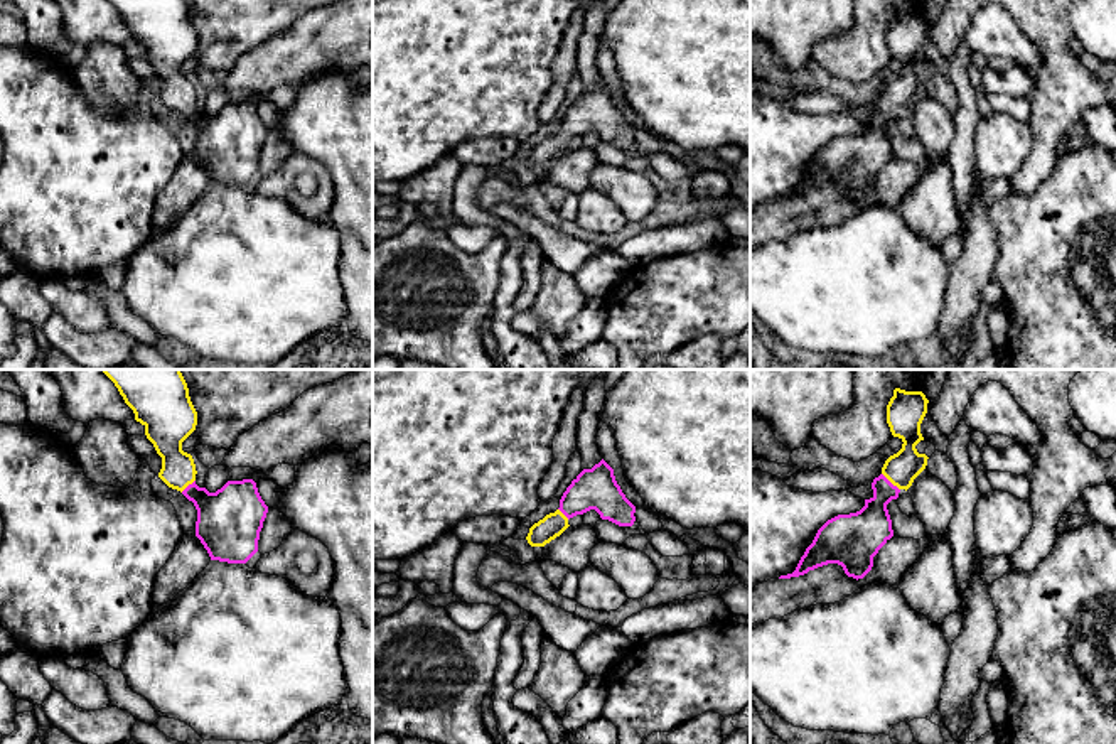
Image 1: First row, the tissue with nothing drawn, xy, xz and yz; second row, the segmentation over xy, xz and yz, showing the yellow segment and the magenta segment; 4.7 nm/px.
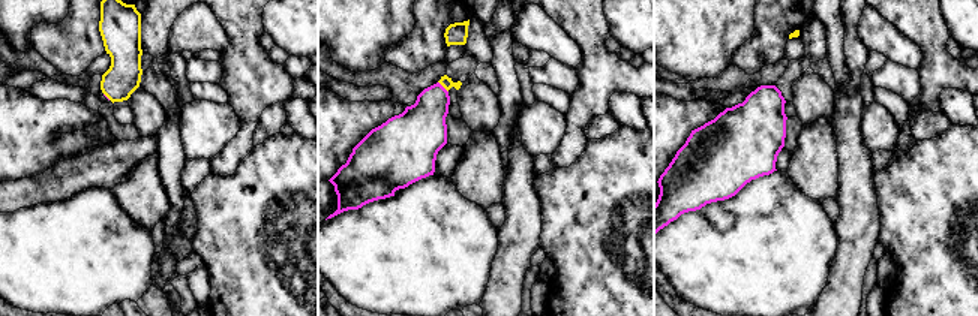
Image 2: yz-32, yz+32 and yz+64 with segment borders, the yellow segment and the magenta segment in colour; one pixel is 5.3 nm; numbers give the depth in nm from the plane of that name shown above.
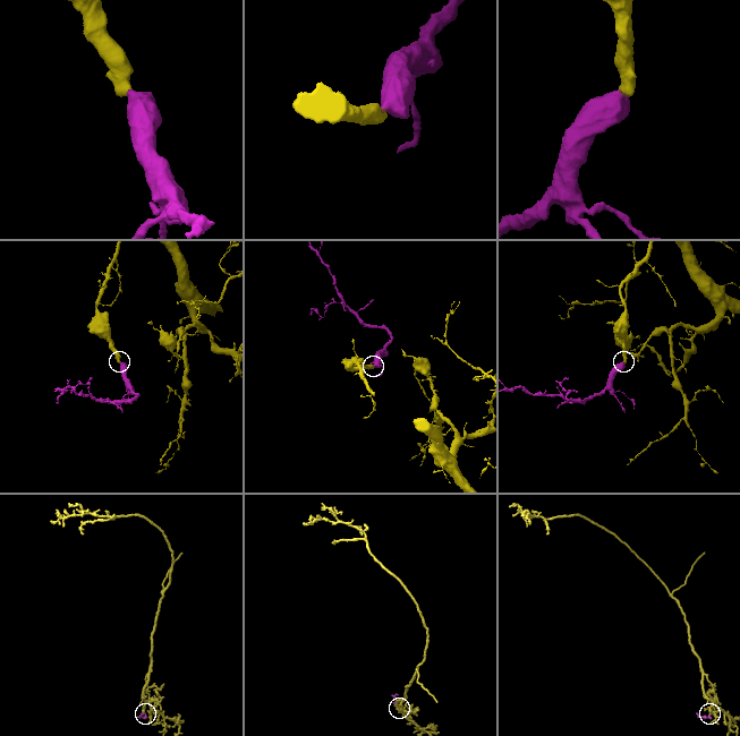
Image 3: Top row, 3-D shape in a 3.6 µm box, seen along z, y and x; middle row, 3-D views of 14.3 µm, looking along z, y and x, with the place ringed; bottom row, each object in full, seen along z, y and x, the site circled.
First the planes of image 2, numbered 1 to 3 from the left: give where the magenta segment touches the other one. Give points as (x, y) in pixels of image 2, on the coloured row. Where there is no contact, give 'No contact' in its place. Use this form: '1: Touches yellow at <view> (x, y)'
1: Touches yellow at yz-32 (107, 96)
2: Touches yellow at yz+32 (443, 86)
3: No contact

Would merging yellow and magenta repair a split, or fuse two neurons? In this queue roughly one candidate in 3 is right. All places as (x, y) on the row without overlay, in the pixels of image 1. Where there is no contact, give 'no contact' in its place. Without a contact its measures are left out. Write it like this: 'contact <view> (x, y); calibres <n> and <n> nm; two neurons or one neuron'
contact yz (890, 103); calibres 160 and 200 nm; one neuron

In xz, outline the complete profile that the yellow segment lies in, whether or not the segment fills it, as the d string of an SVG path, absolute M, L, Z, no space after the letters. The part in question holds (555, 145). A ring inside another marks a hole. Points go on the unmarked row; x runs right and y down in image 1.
M604 81L571 103L560 121L560 130L529 150L528 165L545 169L570 148L570 140L590 132L619 148L632 148L636 143L636 128L625 120L614 91Z

